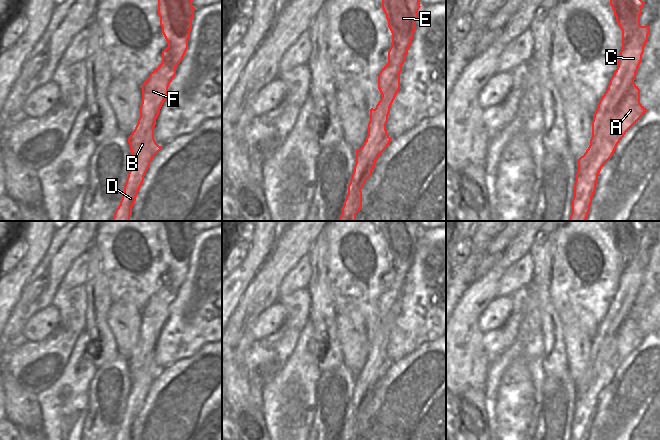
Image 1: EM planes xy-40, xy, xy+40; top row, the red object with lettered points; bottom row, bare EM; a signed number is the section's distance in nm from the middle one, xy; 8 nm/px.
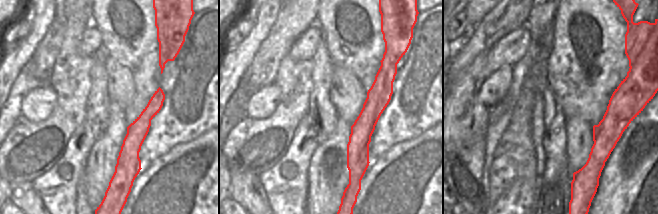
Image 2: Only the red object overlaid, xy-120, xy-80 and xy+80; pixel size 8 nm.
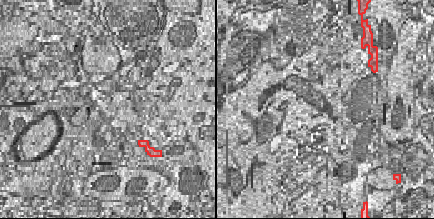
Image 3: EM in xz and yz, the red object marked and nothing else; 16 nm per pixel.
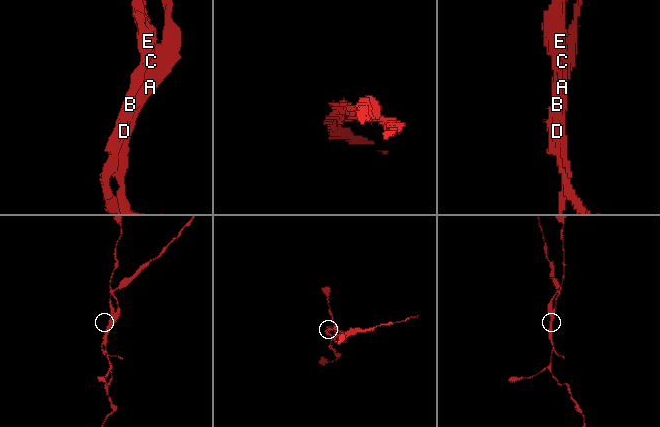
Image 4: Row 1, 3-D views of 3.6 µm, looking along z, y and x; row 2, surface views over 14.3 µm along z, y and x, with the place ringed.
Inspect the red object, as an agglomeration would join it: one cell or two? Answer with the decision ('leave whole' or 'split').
split

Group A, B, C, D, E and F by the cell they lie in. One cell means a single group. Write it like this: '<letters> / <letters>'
A / B C D E F

